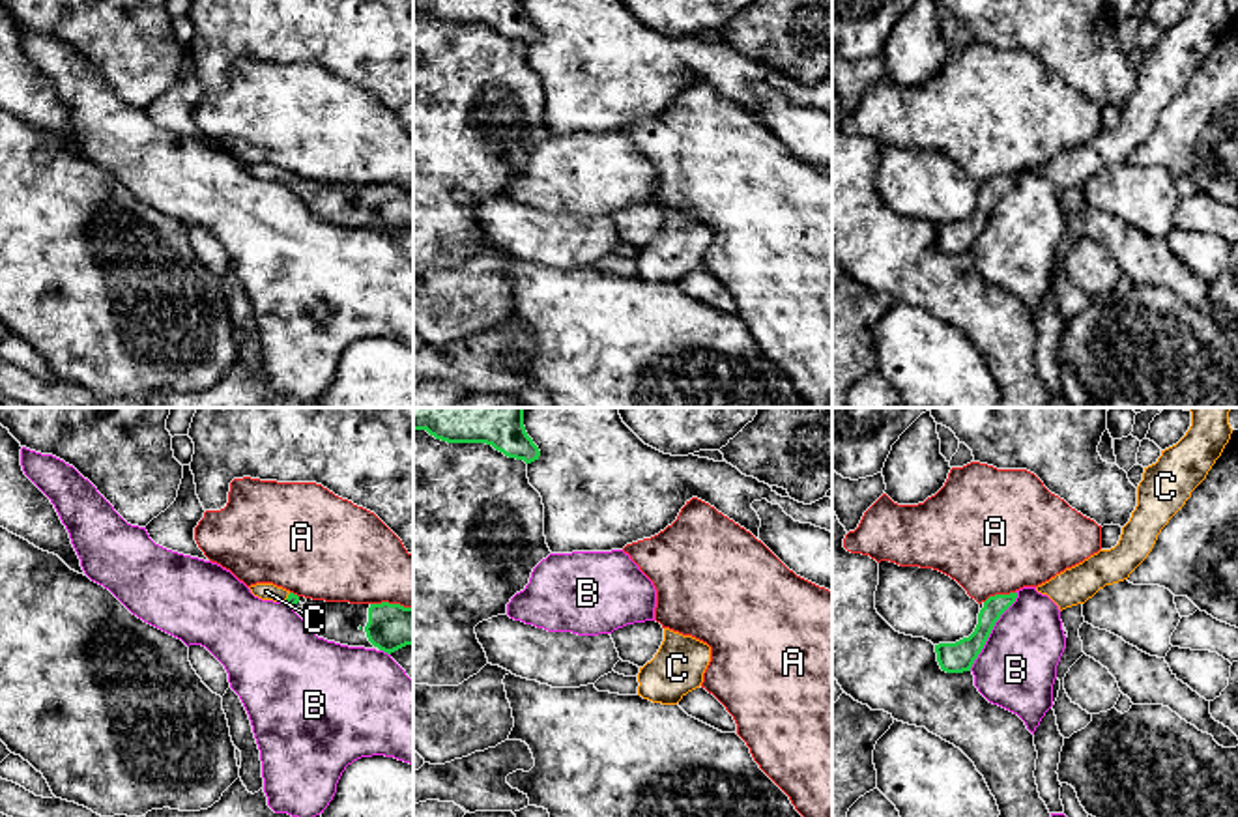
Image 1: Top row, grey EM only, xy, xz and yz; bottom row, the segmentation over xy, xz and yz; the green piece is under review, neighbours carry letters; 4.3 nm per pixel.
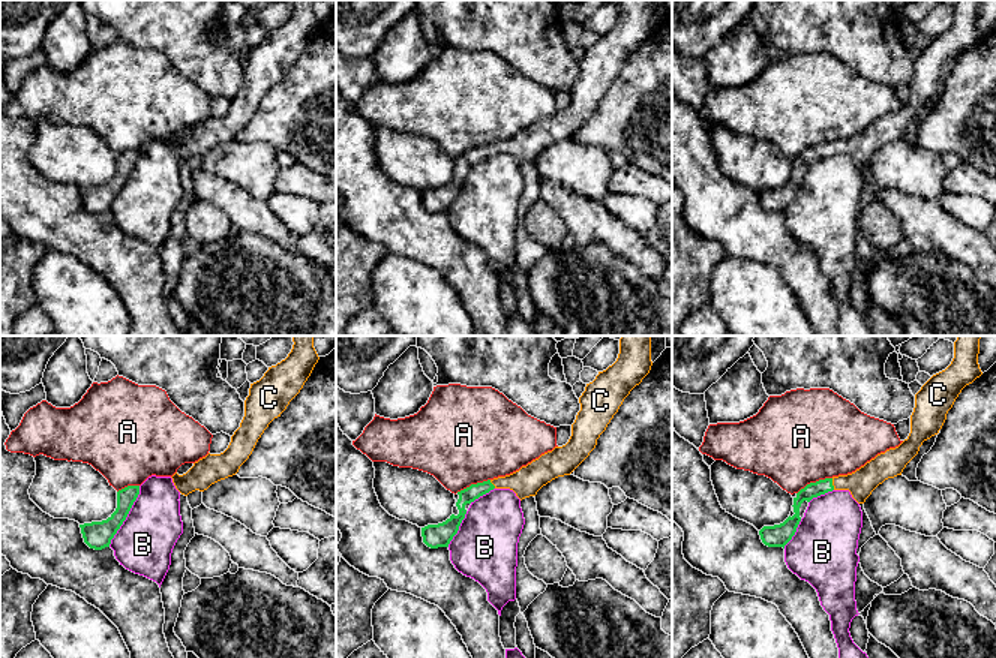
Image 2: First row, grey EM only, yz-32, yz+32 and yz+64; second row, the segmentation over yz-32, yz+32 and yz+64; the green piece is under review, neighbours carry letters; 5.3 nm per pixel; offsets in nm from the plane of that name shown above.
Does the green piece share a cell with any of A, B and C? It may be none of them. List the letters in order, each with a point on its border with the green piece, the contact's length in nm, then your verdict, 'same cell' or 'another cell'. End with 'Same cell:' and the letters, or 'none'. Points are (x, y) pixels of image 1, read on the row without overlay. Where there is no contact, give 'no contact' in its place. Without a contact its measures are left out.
A: yz (999, 176) | 140 nm | another cell
B: yz (992, 210) | 400 nm | another cell
C: xy (288, 178) | 50 nm | same cell
Same cell: C

